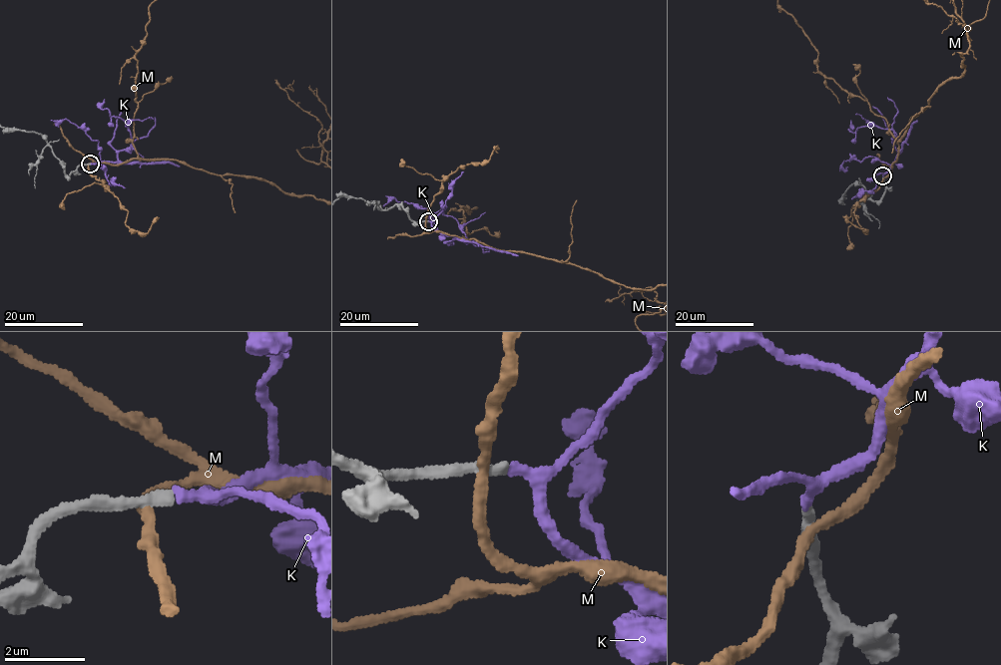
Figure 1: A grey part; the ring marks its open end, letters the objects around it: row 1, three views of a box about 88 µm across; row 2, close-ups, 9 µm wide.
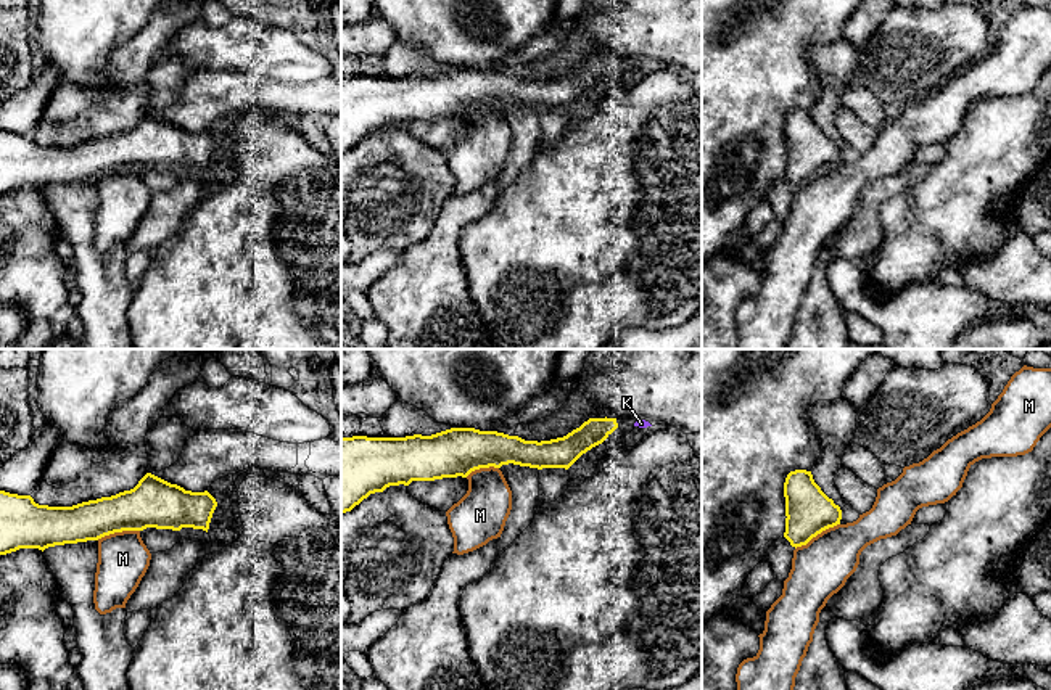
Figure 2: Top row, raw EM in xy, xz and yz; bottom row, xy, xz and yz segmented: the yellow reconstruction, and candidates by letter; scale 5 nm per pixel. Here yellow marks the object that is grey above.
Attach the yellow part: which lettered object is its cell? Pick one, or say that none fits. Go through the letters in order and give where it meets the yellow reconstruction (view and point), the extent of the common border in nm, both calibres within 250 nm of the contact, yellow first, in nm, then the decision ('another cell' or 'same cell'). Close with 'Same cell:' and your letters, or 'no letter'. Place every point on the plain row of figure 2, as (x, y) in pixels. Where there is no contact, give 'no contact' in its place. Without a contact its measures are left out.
K: no contact | same cell
M: yz (816, 174) | 260 nm | 240/280 nm | another cell
Same cell: K

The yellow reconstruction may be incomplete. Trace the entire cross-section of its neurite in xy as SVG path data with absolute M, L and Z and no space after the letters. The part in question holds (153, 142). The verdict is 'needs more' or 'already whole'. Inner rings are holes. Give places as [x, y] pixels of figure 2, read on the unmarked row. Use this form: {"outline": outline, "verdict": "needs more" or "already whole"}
{"outline": "M151 113L130 130L72 146L39 145L31 135L0 130L0 195L19 188L43 191L146 167L208 172L216 146L208 130L185 130Z", "verdict": "already whole"}

